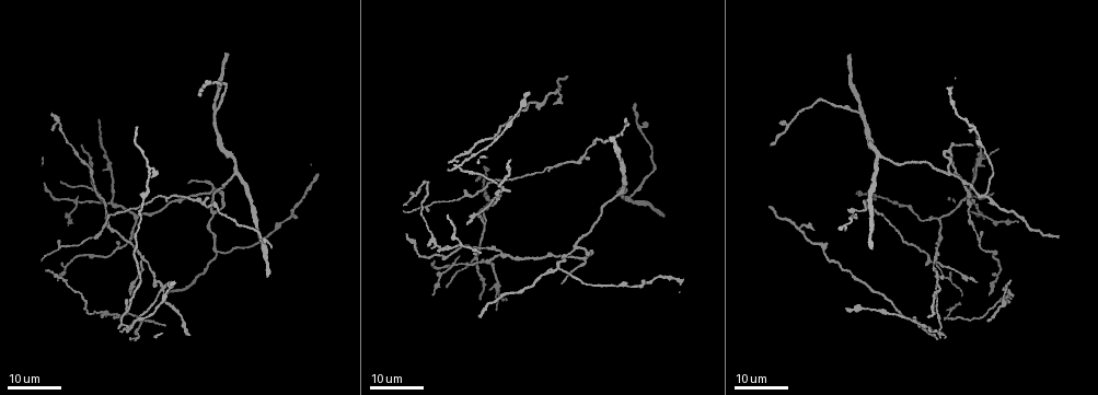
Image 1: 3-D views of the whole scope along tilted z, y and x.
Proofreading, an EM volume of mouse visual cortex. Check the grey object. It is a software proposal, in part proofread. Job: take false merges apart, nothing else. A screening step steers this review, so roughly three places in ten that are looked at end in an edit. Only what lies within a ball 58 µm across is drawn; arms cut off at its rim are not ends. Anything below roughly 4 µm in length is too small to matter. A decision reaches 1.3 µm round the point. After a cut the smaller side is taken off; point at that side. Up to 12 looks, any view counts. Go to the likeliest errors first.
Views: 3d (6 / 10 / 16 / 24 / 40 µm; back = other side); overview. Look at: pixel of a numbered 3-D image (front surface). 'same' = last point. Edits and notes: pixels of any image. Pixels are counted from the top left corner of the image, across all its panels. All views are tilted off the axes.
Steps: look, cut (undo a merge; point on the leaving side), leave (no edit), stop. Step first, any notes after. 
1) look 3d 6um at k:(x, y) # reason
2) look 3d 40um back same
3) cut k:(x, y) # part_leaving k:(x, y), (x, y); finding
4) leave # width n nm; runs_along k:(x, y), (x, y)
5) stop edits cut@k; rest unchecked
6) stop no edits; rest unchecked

look 3d 16um at 1:(163, 289) # four or more arms meet

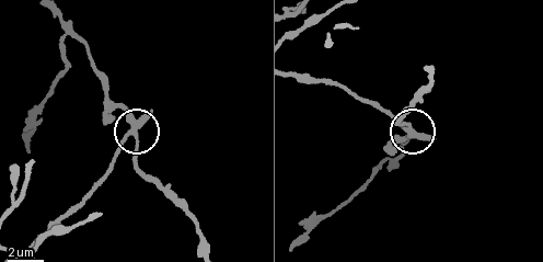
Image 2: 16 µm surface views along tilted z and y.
look 3d 6um at 2:(409, 130)

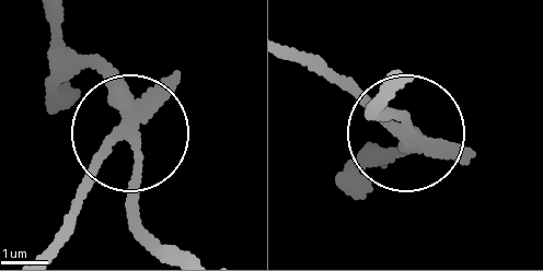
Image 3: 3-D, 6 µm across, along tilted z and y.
cut 3:(93, 167) # width 240 nm; two neurons meet here

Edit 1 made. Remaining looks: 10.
look 3d 24um at 1:(454, 263) # four arms meet

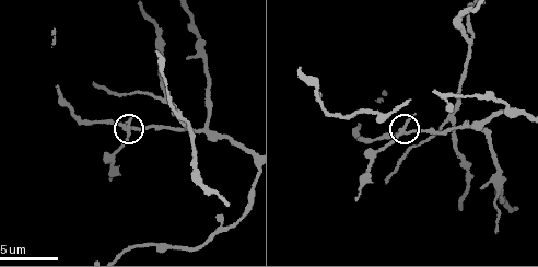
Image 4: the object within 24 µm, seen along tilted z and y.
look 3d 6um at 4:(128, 133)

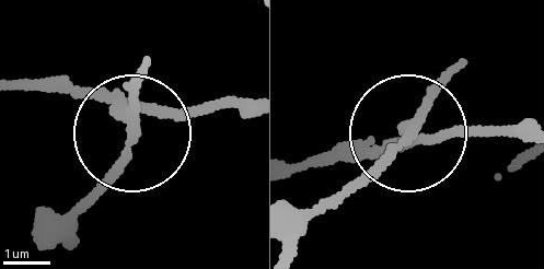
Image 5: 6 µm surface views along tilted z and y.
cut 5:(118, 166) # width 230 nm; a second neuron is stuck on

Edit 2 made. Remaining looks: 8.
look overview

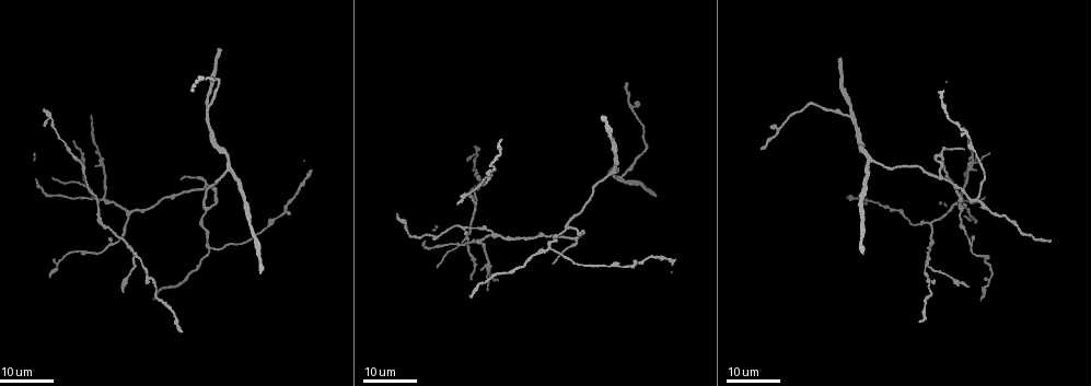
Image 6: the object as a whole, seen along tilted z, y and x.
look 3d 16um at 6:(467, 240) # thin arm on a thick one

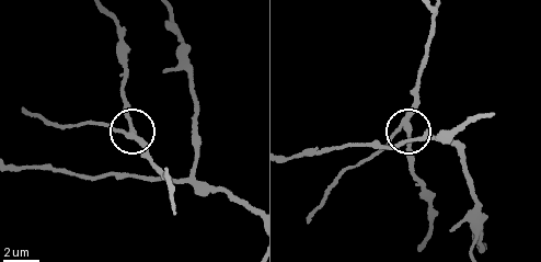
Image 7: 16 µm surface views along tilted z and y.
look 3d 6um at 7:(406, 124)

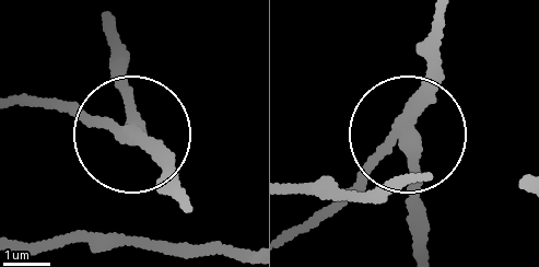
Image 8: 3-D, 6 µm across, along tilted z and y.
cut 8:(124, 102) # side_arm 14 um; part_leaving 8:(131, 130), (110, 24); two neurons meet here

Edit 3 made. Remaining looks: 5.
look 3d 16um at 6:(208, 183) # arms part here

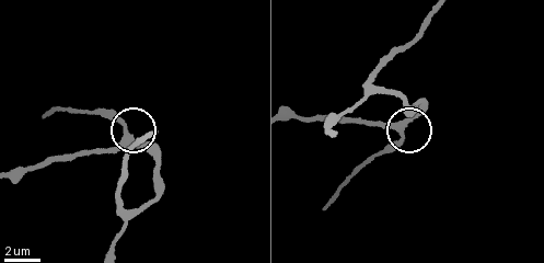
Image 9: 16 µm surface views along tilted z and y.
look 3d 6um at 9:(127, 133)

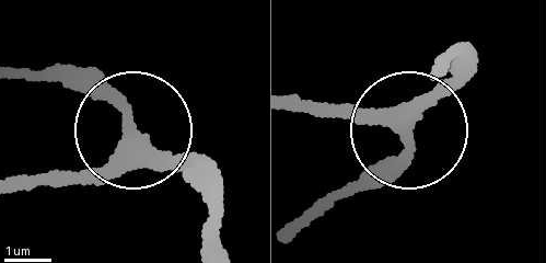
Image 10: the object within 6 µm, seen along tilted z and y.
leave # runs_along 10:(299, 95), (403, 129), (403, 144), (363, 183); continuous, no second neuron

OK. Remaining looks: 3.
look 3d 16um at 4:(206, 130) # three arms meet

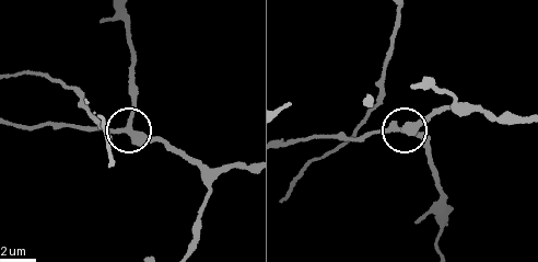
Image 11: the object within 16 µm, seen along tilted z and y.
look 3d 6um at 11:(131, 129)

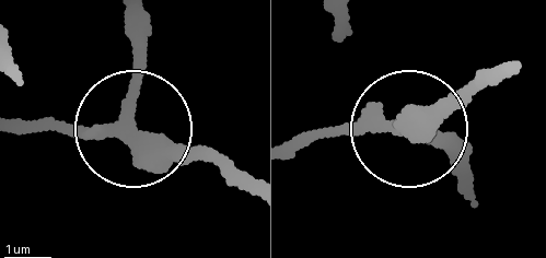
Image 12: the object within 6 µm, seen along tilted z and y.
leave # width 300 nm; continuous, no second neuron

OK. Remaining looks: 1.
stop edits cut@3, cut@5, cut@8; rest unchecked

